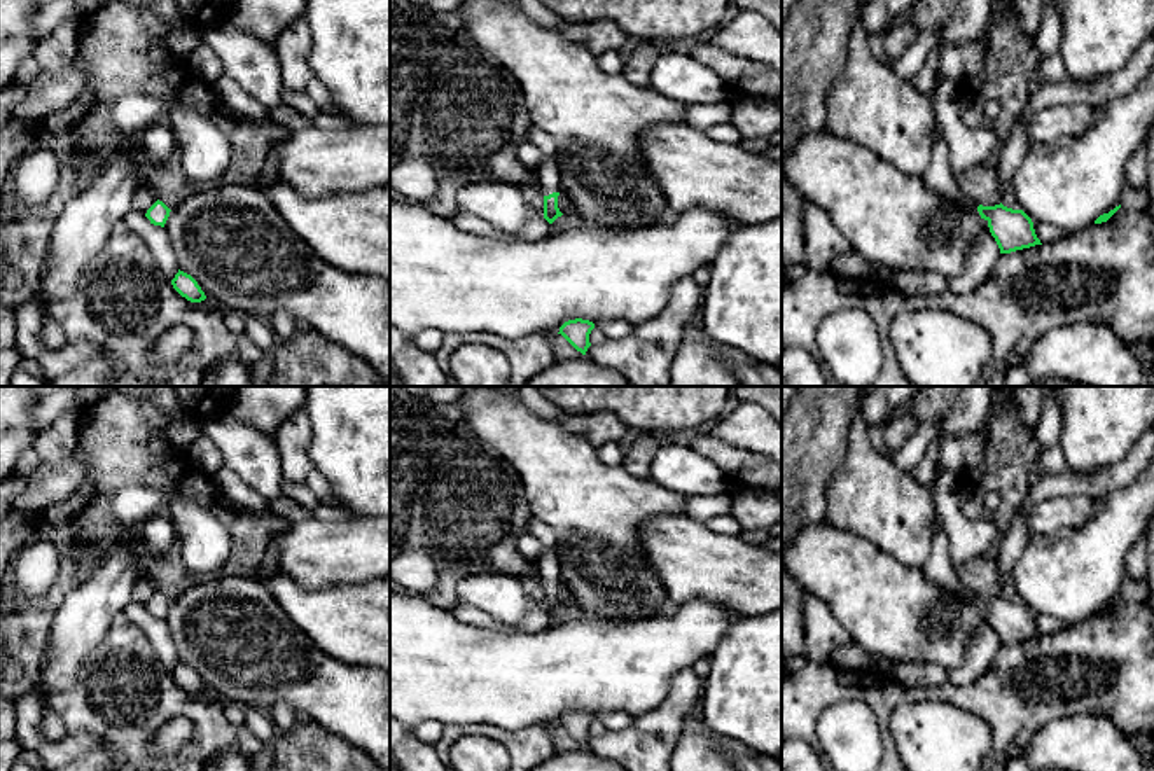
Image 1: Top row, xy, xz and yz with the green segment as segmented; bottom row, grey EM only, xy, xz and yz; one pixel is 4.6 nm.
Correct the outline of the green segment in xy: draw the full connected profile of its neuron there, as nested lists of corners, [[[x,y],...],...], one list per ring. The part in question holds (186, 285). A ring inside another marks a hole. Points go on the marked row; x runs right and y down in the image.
[[[180,269],[175,274],[175,278],[171,280],[171,285],[182,297],[185,297],[191,302],[201,302],[206,299],[198,281],[191,274]]]

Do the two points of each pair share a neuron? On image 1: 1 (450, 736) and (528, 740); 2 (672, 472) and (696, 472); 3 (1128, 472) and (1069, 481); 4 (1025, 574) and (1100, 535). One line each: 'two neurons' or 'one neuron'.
1: one neuron
2: one neuron
3: one neuron
4: one neuron

